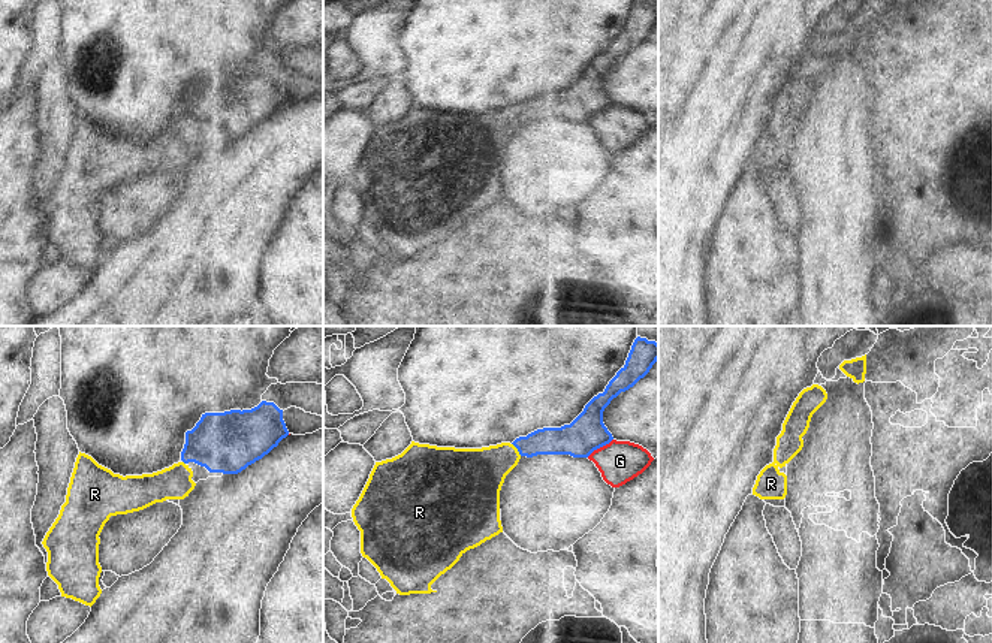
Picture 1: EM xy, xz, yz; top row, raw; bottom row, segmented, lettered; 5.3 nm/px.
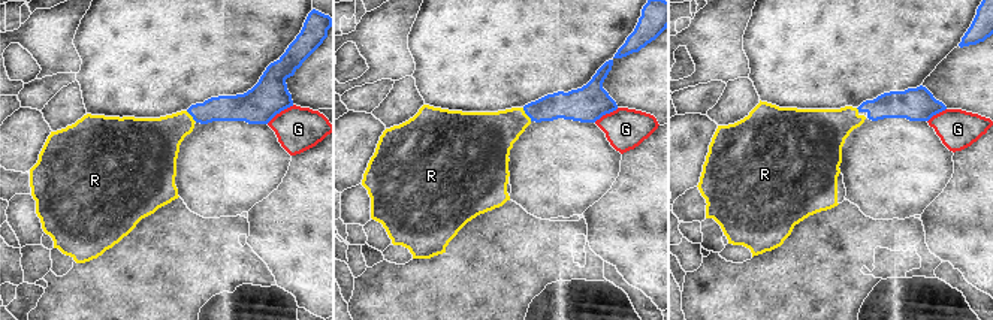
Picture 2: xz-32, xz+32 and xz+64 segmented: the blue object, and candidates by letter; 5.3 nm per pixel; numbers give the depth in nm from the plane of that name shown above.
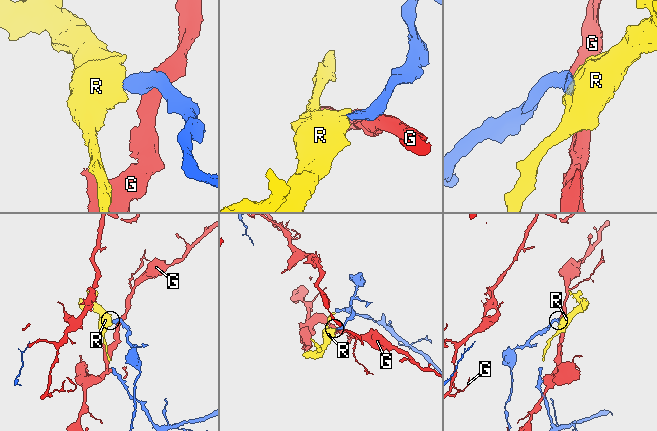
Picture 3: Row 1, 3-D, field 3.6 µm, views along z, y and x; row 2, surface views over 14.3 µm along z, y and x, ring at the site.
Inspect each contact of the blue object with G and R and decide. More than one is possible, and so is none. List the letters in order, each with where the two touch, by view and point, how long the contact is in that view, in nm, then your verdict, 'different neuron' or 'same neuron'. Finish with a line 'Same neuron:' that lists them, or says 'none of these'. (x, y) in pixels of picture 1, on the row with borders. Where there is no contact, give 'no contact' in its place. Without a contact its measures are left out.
G: meets blue in xz at (599, 447); contact 170 nm long; different neuron
R: meets blue in xz at (516, 447); contact 90 nm long; same neuron
Same neuron: R

